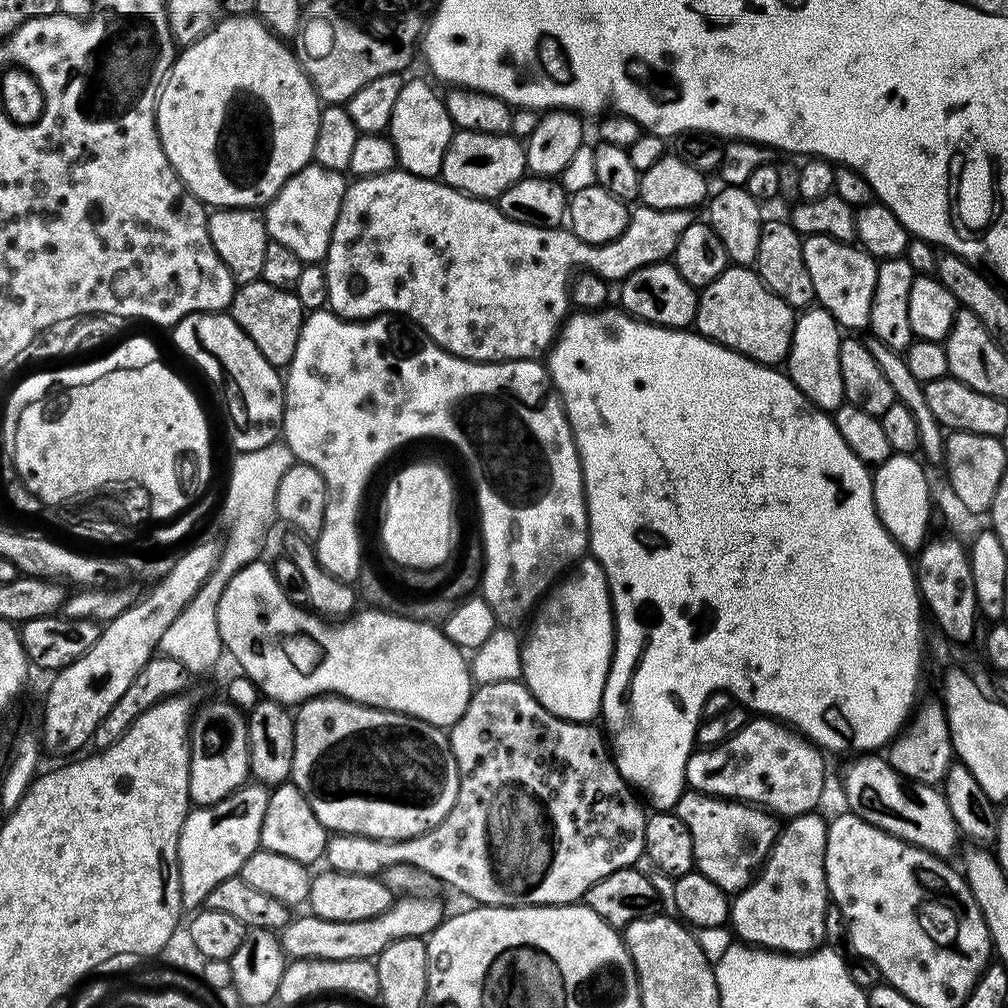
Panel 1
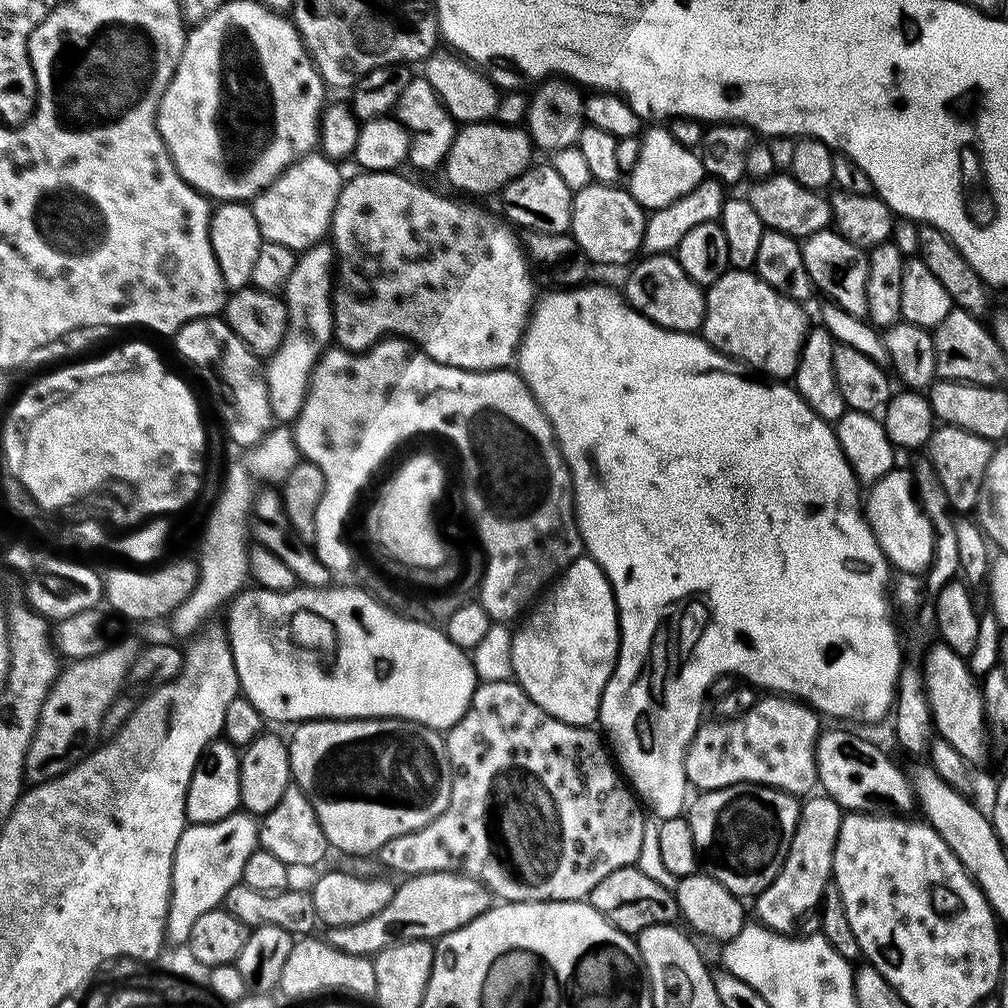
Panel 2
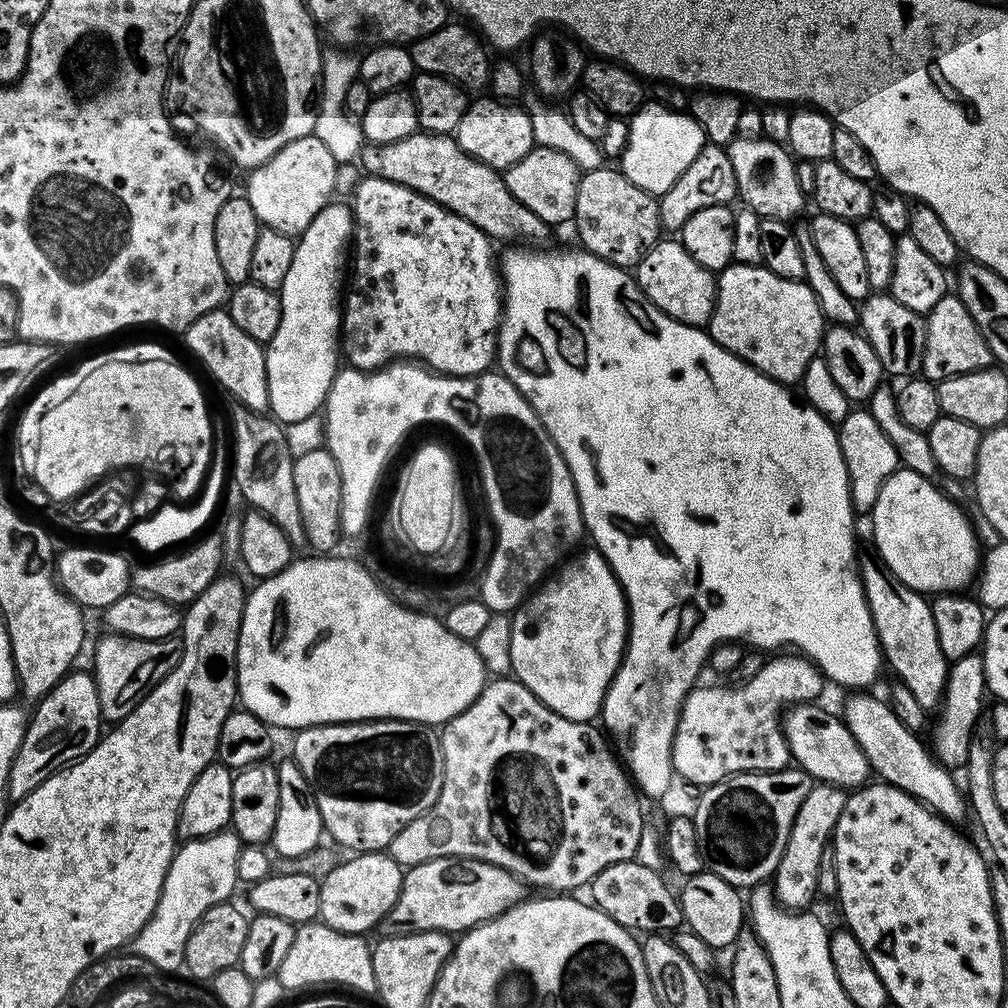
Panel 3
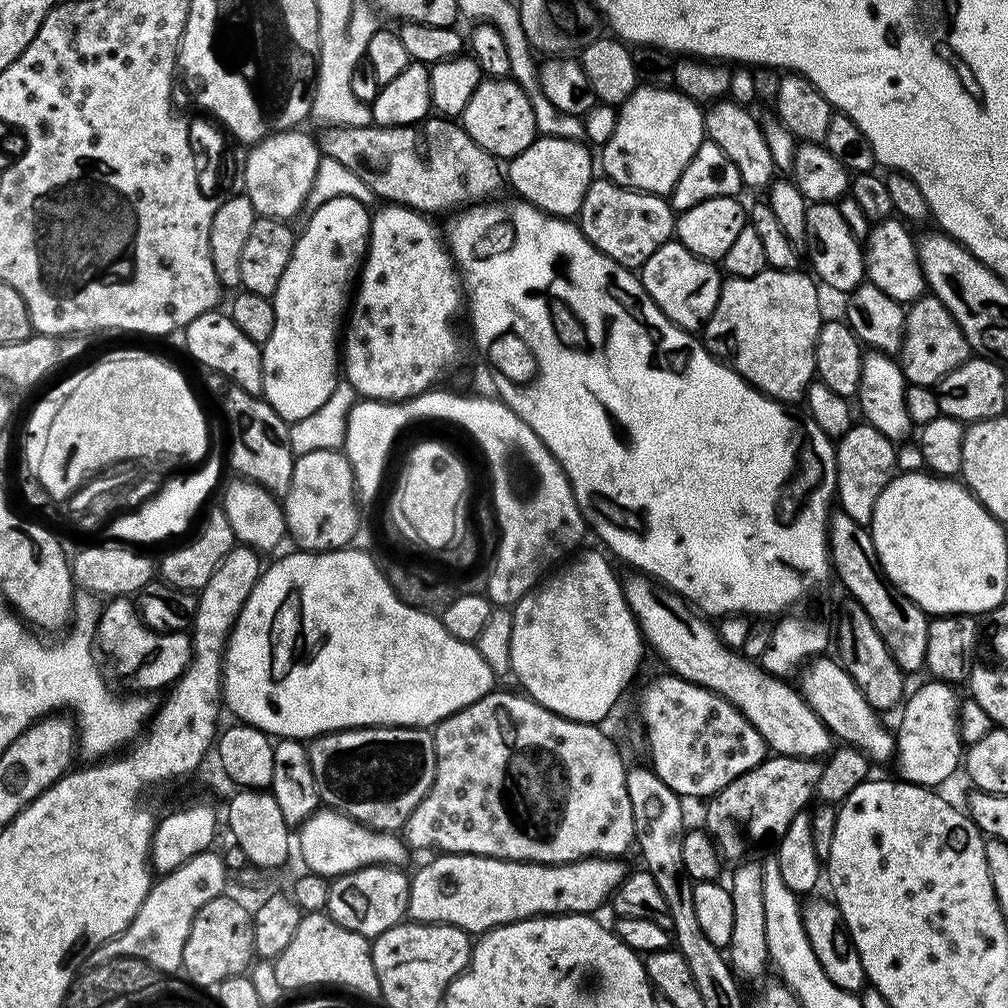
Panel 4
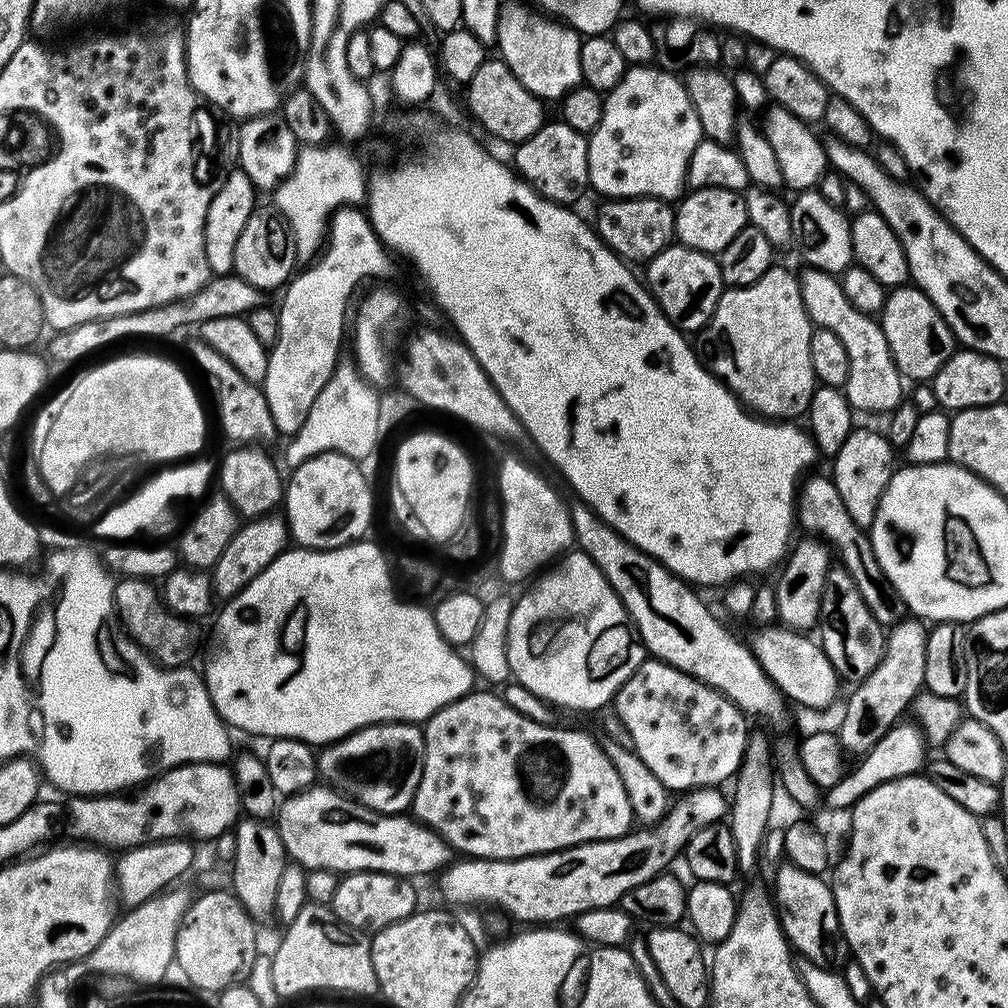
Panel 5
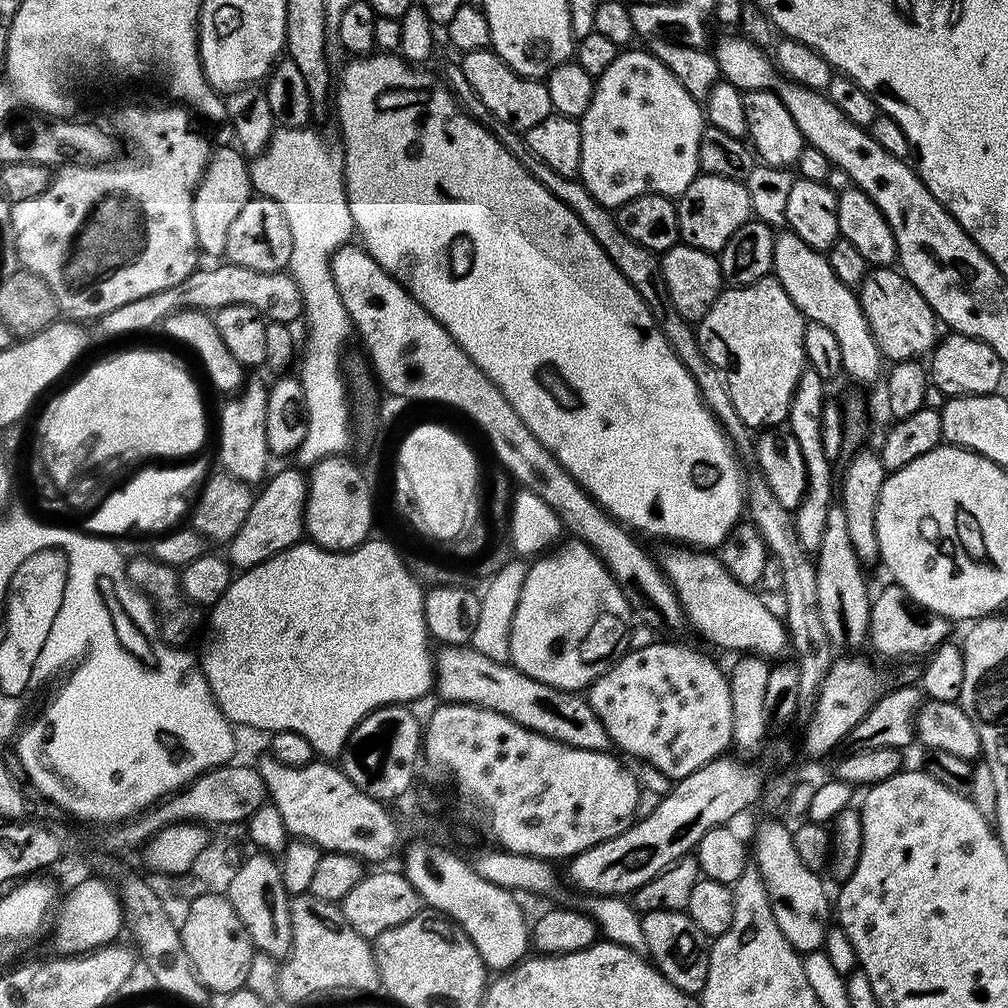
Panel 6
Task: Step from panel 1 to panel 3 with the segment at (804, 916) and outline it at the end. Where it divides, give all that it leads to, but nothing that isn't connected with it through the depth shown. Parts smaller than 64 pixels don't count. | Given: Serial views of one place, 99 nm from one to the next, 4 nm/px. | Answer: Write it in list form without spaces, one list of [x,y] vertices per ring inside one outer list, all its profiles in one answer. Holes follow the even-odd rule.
[[[817,783],[810,794],[806,794],[806,802],[802,802],[798,814],[790,821],[790,838],[774,877],[776,899],[783,907],[804,910],[809,907],[808,903],[812,899],[817,899],[819,862],[822,852],[831,841],[845,799],[845,789],[837,788],[835,784]]]

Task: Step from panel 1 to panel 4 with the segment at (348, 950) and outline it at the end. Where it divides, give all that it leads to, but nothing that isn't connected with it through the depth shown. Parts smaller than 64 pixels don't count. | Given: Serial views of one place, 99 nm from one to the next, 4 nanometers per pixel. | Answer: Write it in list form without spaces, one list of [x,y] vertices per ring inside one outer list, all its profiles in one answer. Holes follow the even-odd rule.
[[[440,854],[437,860],[424,864],[410,876],[408,886],[408,911],[407,915],[417,924],[453,924],[464,929],[469,934],[483,934],[499,928],[502,924],[514,924],[517,920],[531,920],[541,914],[592,914],[609,903],[613,892],[624,881],[626,869],[620,865],[621,861],[606,856],[588,856],[585,860],[572,860],[569,864],[525,864],[519,860],[497,860],[494,856],[465,856],[463,854]]]

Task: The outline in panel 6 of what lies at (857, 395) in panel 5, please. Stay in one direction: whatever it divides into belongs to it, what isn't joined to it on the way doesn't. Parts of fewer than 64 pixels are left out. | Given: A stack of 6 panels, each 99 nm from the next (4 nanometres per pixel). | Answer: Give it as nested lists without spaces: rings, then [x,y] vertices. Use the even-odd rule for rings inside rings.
[[[790,230],[775,233],[774,262],[772,272],[774,278],[790,294],[790,302],[798,306],[805,321],[822,322],[838,338],[838,346],[842,350],[843,373],[860,384],[872,384],[881,379],[886,368],[886,361],[880,355],[880,347],[866,322],[866,316],[860,305],[859,295],[849,285],[844,284],[834,274],[825,253],[814,250],[798,238]],[[881,371],[881,372],[880,372]]]

